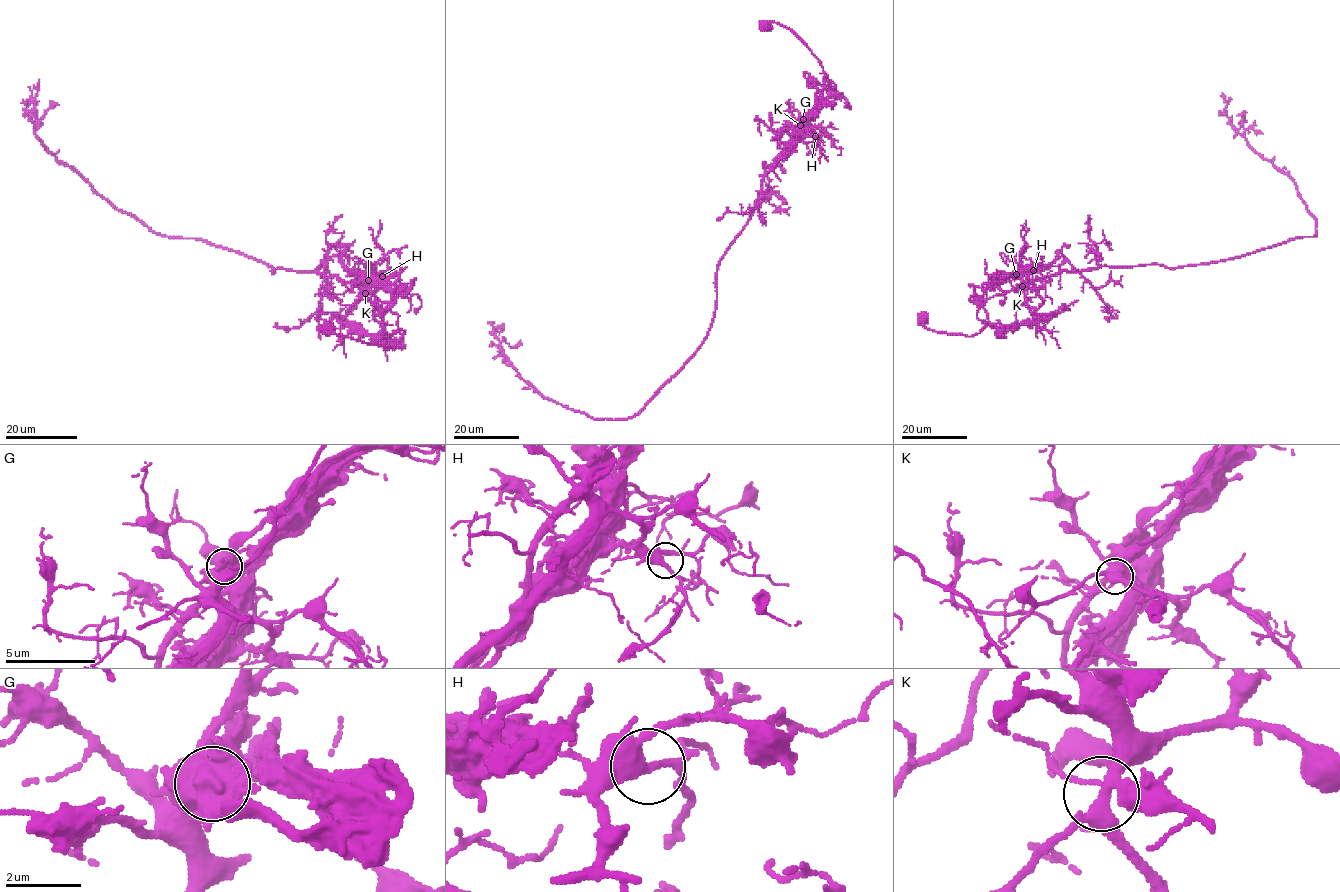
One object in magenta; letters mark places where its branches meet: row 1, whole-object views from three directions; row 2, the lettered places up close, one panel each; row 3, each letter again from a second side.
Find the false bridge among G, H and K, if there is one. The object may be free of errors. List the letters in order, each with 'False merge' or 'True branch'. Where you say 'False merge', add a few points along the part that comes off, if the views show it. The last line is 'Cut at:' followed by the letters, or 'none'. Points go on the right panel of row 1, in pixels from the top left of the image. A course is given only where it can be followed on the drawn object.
G: False merge. Course of the part to remove: (1015, 274), (982, 285), (979, 304), (988, 323), (997, 328), (1039, 321), (1078, 300)
H: True branch
K: True branch
Cut at: G

